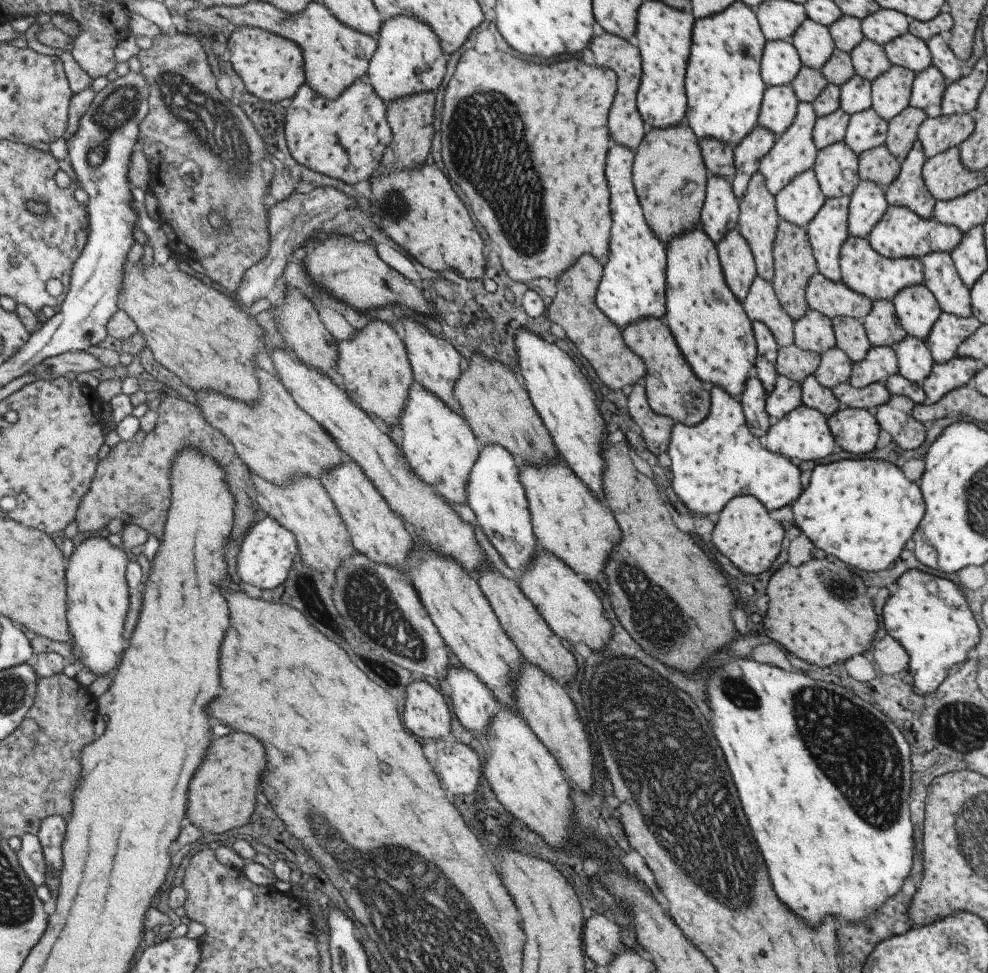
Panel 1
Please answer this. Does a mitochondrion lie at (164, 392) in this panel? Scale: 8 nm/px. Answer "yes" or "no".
no

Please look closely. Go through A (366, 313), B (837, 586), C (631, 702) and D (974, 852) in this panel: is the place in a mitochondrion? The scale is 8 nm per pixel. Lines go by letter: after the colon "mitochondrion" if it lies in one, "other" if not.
A: other
B: mitochondrion
C: mitochondrion
D: mitochondrion

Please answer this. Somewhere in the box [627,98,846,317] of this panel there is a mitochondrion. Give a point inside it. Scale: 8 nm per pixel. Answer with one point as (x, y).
(680, 208)

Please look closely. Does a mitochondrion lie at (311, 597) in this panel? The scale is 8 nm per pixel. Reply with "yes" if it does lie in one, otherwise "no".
yes

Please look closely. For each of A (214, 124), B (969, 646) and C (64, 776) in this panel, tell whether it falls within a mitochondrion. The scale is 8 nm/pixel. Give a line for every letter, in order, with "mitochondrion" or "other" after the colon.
A: mitochondrion
B: other
C: mitochondrion

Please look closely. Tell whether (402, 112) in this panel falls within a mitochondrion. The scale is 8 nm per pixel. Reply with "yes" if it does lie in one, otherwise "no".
no

